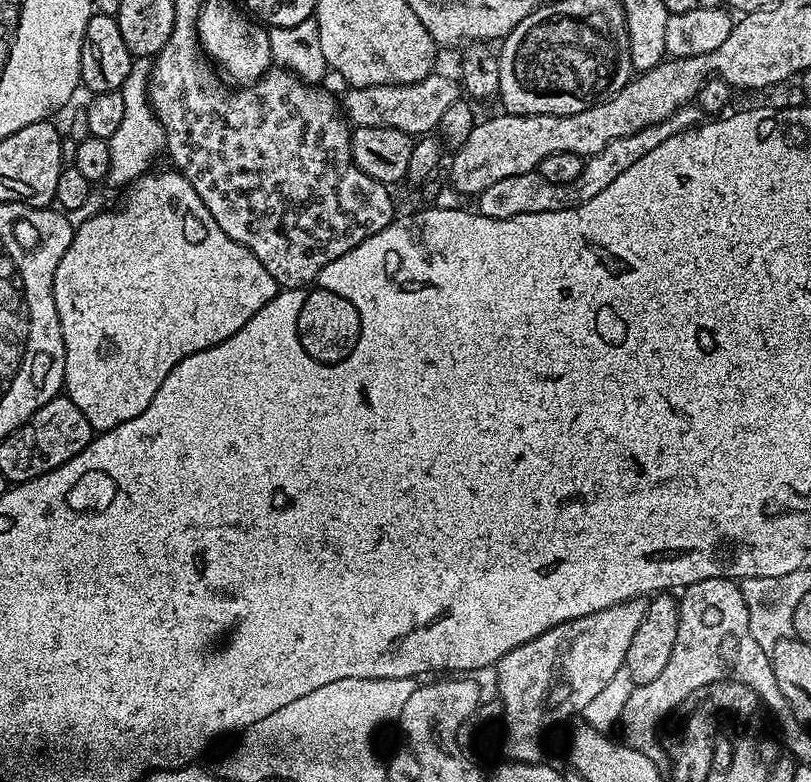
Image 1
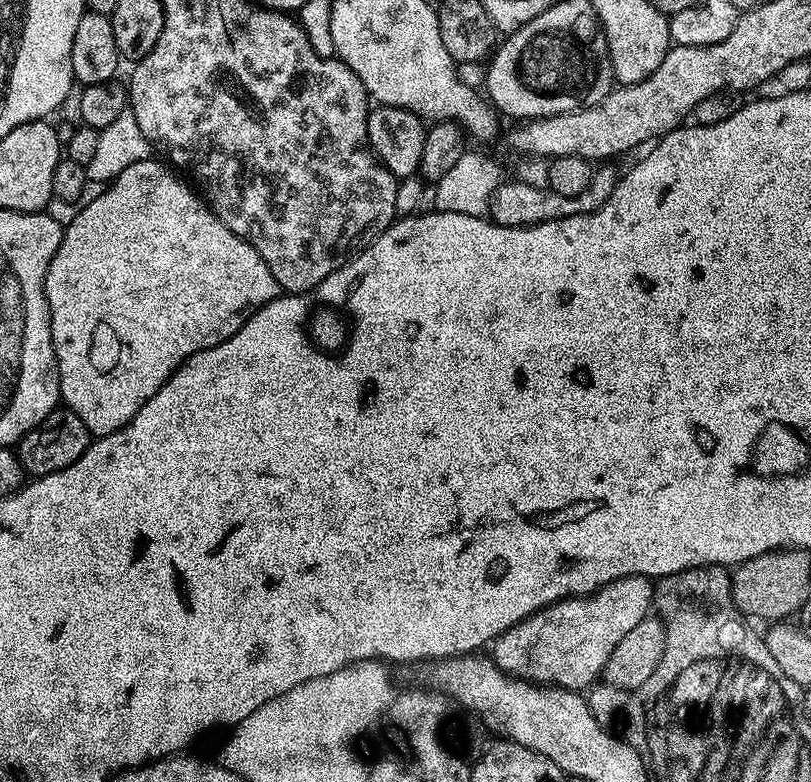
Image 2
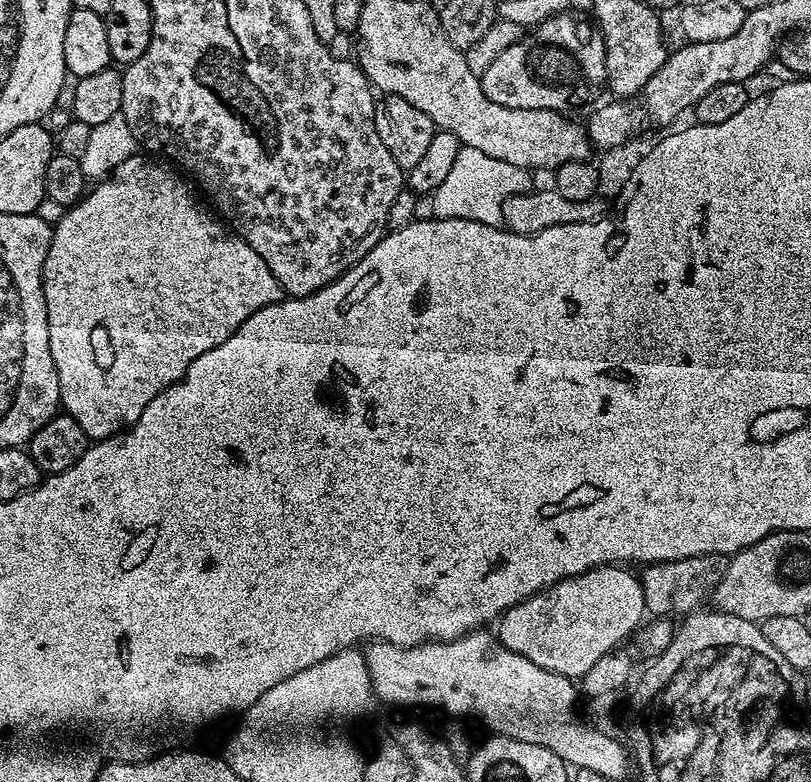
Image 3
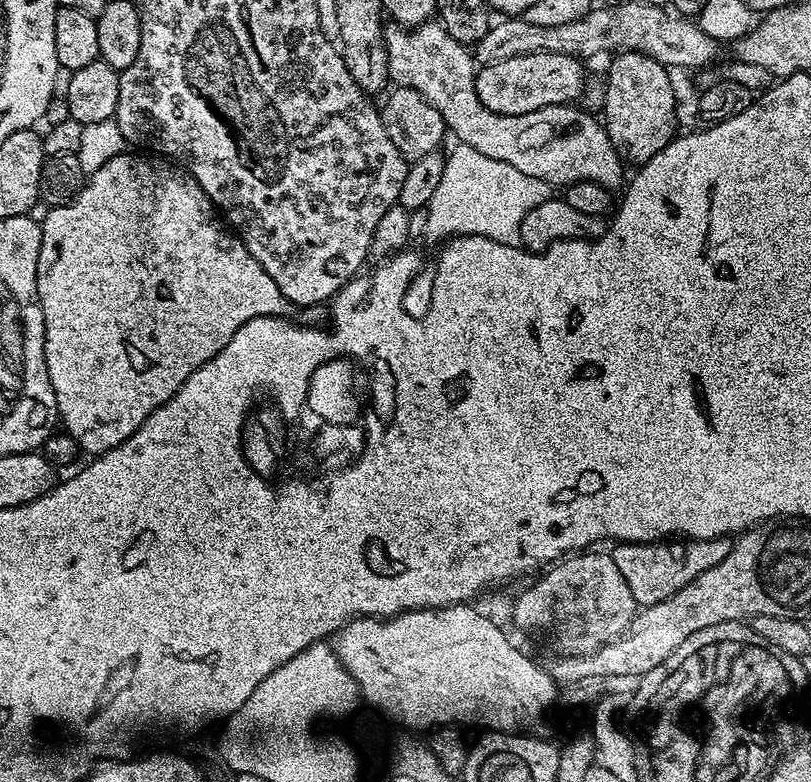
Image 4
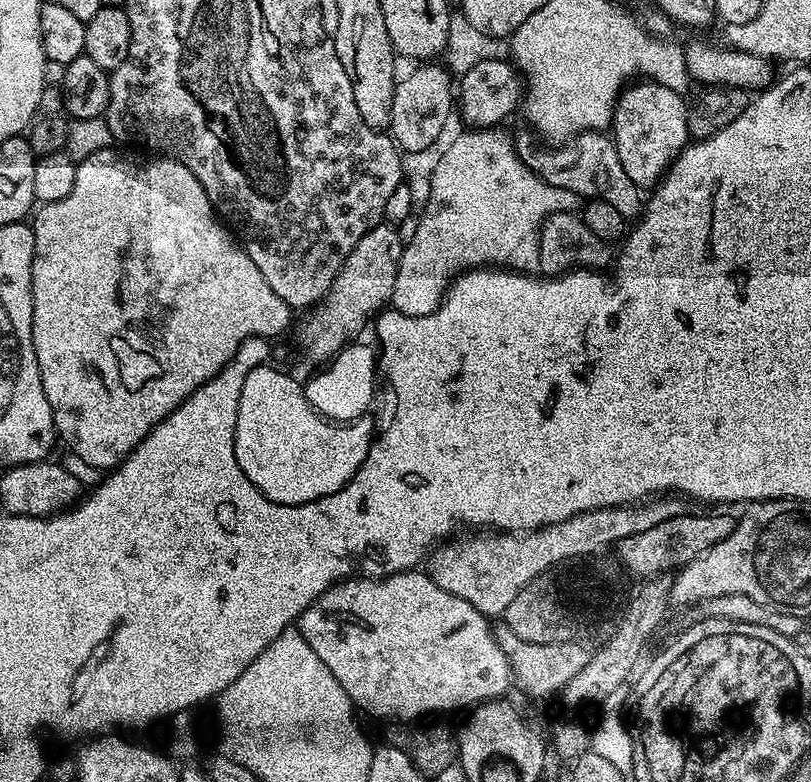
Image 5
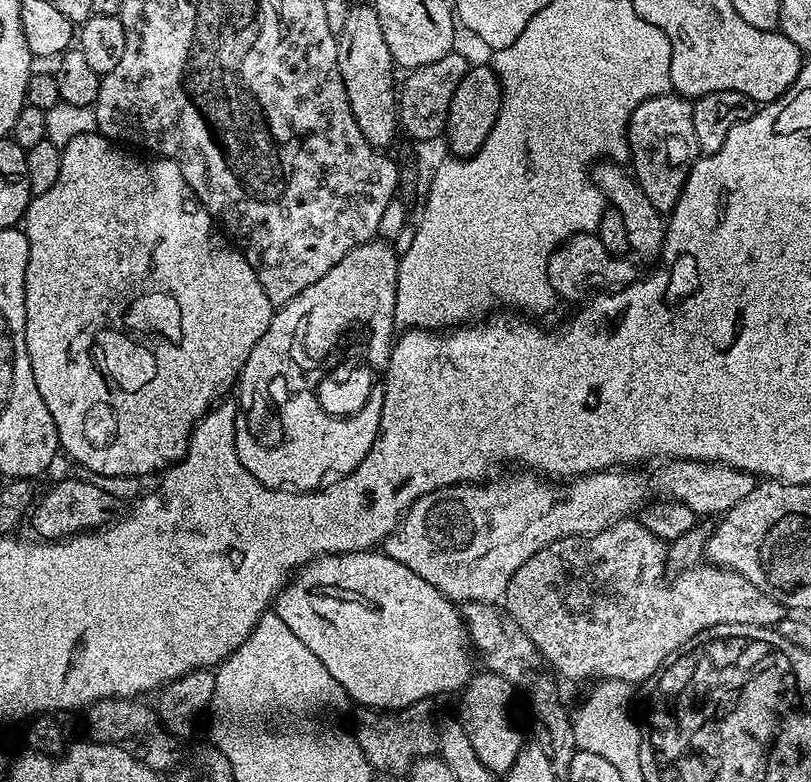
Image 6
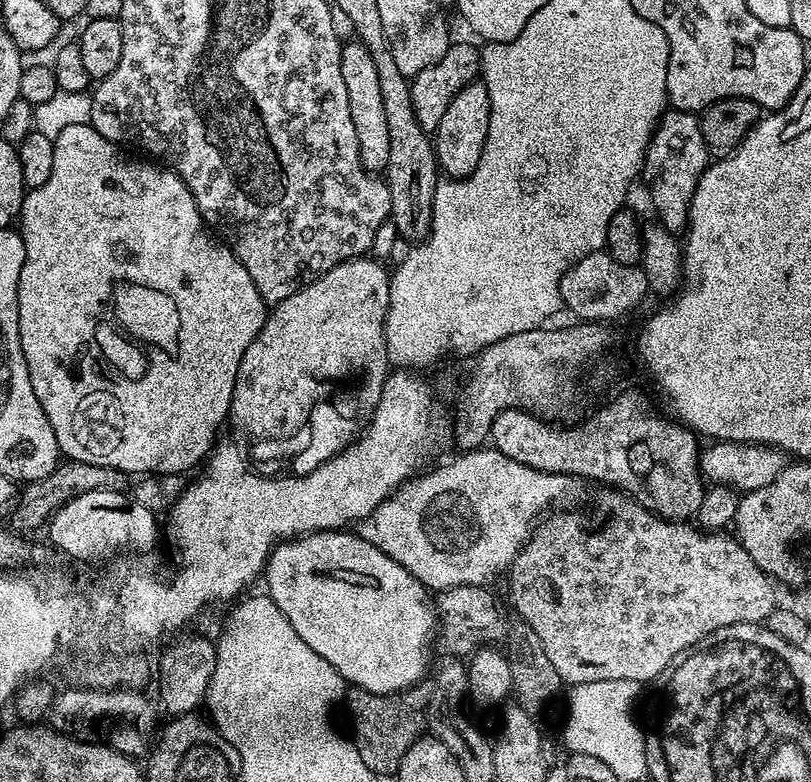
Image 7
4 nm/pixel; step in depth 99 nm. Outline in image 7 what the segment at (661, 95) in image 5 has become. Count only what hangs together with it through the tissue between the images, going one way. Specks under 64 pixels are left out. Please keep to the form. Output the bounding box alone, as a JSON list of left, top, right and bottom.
[642,110,710,234]

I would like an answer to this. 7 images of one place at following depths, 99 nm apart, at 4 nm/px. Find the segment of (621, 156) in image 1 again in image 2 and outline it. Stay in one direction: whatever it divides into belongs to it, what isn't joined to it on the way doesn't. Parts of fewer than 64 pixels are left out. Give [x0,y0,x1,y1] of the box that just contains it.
[488,162,618,228]

